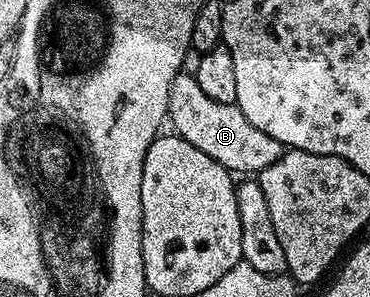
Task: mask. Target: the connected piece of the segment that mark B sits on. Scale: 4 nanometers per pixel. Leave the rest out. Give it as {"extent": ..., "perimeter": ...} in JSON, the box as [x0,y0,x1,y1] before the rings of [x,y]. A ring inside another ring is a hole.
{"extent":[167,72,286,176],"perimeter":[[[181,72],[170,86],[167,121],[176,135],[186,140],[186,144],[194,144],[198,152],[206,152],[210,160],[218,160],[222,168],[236,176],[259,176],[274,164],[274,160],[284,155],[286,149],[281,142],[274,140],[274,136],[266,136],[262,128],[254,128],[236,105],[210,100],[192,72]]]}

